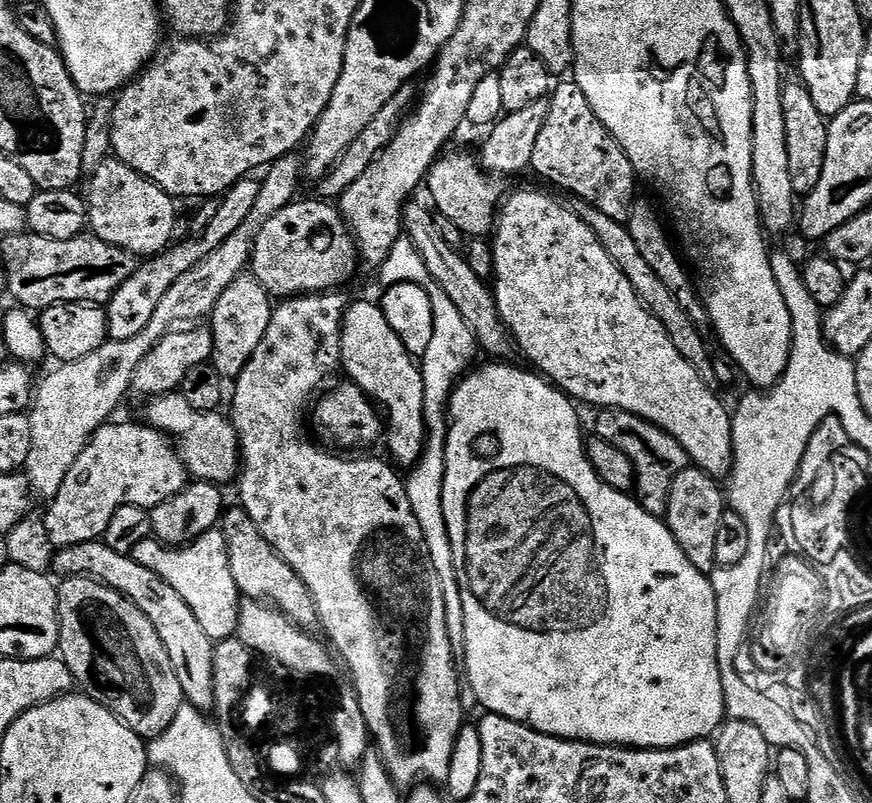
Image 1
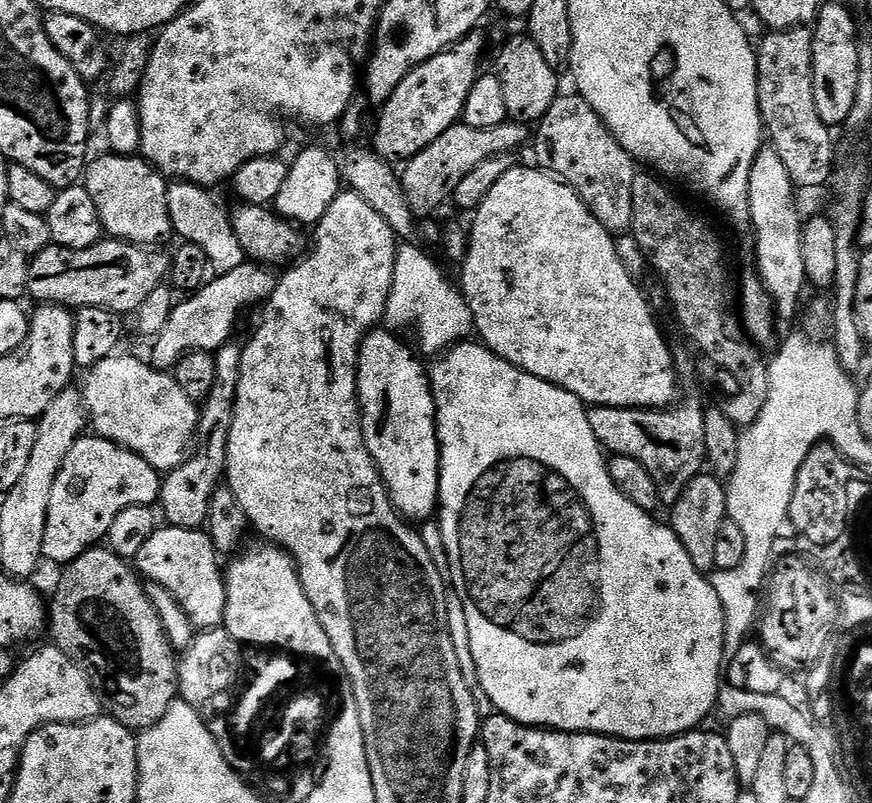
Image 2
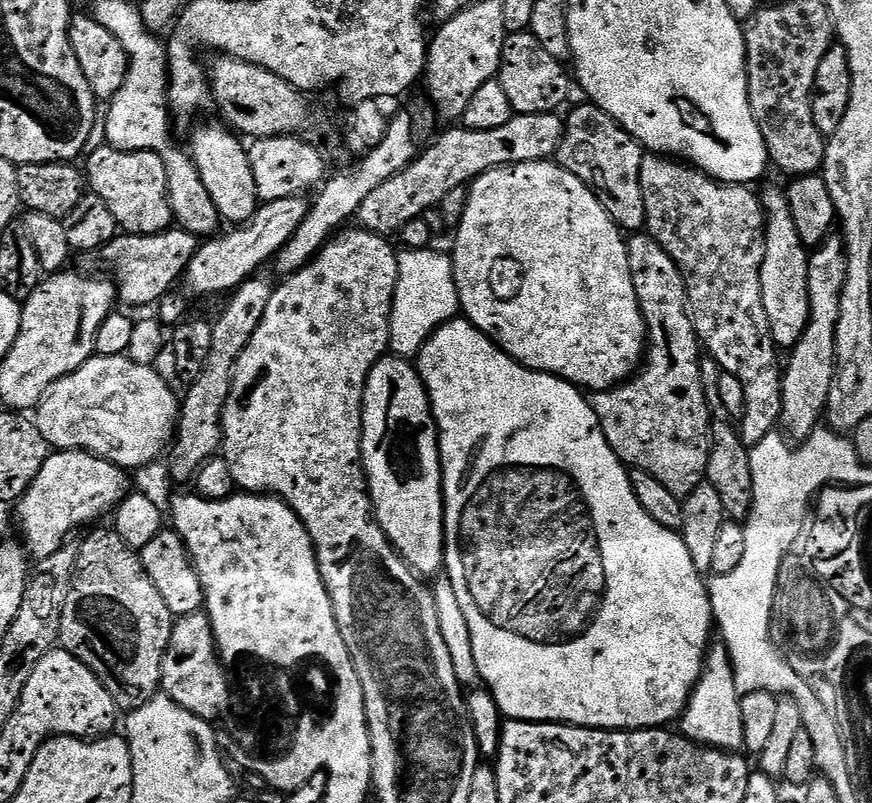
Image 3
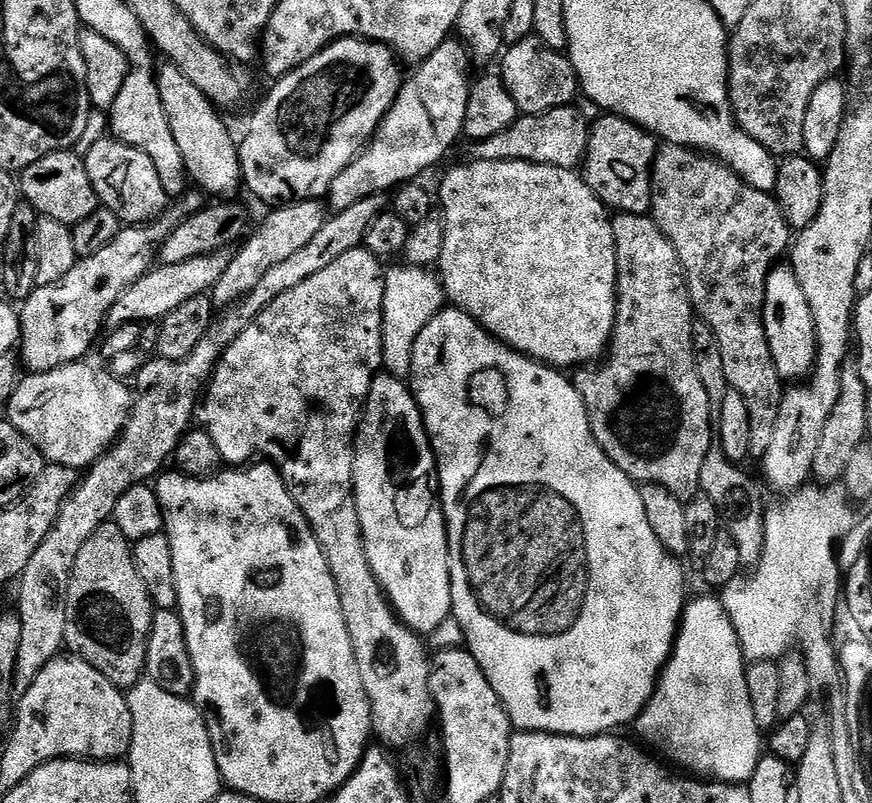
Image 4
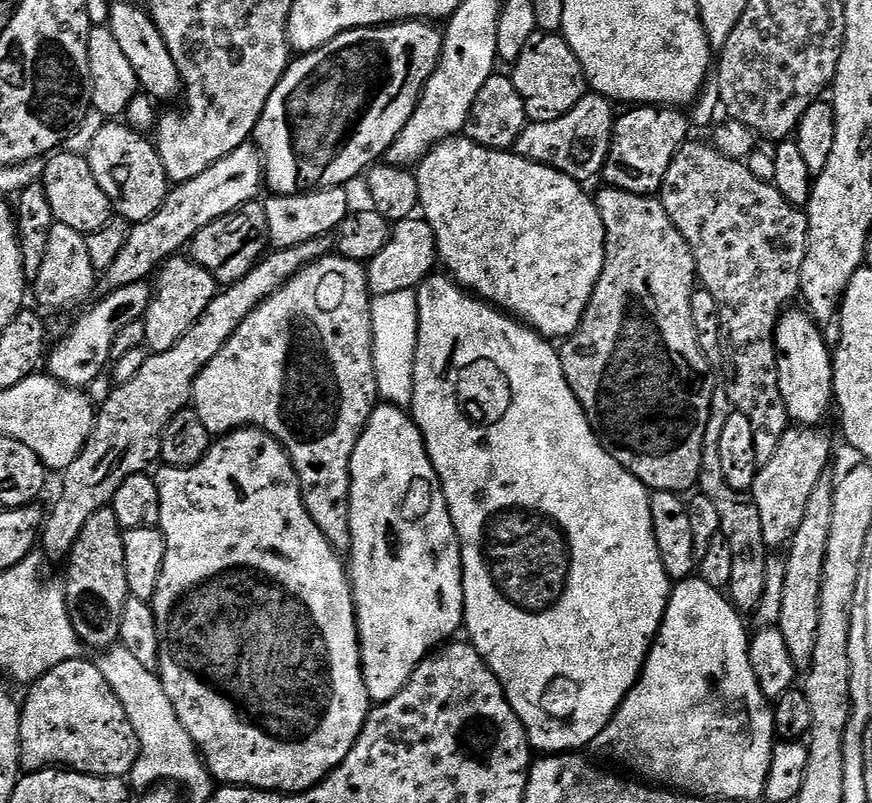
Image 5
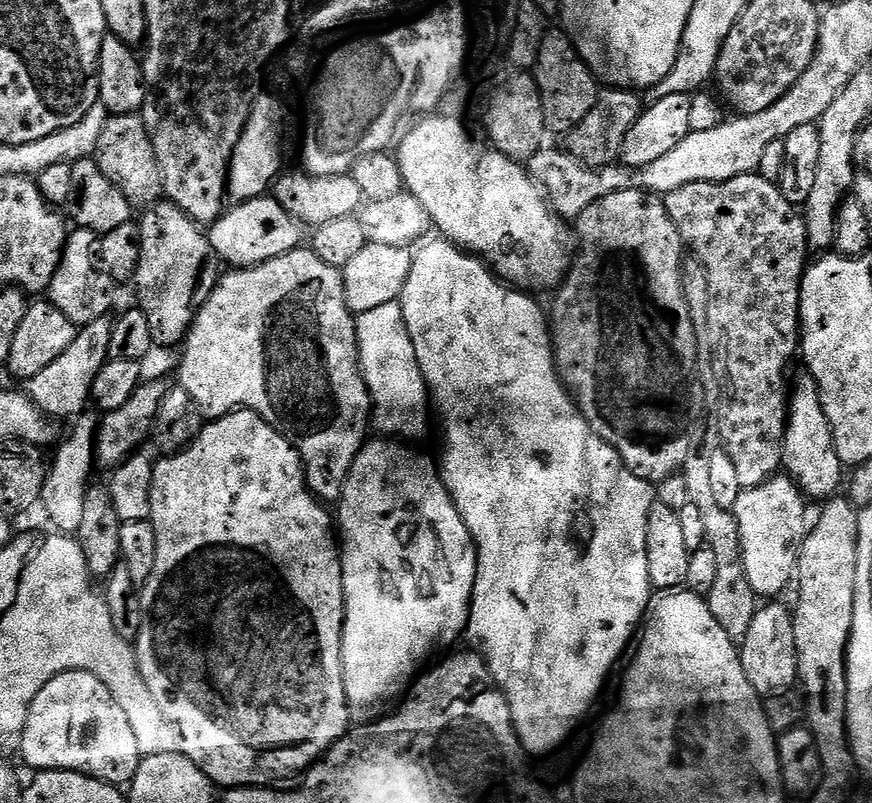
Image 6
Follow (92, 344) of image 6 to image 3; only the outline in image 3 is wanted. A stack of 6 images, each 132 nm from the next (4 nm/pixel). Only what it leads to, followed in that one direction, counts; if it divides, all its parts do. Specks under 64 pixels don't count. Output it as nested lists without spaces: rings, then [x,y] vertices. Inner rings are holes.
[[[303,195],[292,196],[289,200],[269,200],[261,203],[252,213],[249,223],[233,227],[232,232],[219,238],[208,238],[197,247],[194,258],[185,269],[182,280],[188,283],[189,293],[210,296],[218,292],[231,293],[244,280],[259,273],[264,263],[271,261],[277,252],[290,242],[294,230],[302,226],[308,216],[309,201]]]

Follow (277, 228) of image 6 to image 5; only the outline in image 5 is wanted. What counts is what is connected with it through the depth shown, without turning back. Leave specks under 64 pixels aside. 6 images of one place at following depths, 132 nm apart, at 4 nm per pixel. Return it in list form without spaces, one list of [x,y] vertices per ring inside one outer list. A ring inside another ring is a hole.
[[[253,202],[210,222],[210,226],[202,226],[202,230],[198,230],[192,239],[190,258],[205,268],[217,285],[227,286],[238,282],[238,278],[246,278],[246,274],[250,274],[252,267],[266,255],[269,248],[266,210],[263,203]]]

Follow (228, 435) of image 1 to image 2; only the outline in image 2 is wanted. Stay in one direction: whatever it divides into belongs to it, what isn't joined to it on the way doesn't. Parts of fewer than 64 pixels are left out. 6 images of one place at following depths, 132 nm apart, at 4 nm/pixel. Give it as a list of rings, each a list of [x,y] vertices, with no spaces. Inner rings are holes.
[[[120,355],[107,356],[87,373],[82,399],[91,431],[146,458],[157,472],[173,472],[188,459],[193,447],[196,424],[200,421],[198,405],[186,398],[175,375],[132,356]]]

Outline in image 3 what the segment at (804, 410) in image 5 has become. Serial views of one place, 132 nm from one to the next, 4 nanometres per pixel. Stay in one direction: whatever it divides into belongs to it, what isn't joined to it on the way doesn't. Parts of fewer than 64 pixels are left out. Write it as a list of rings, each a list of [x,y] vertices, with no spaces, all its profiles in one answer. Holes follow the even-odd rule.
[[[783,187],[768,188],[762,192],[766,217],[766,258],[762,262],[762,306],[766,306],[766,318],[770,318],[770,334],[777,349],[790,350],[802,338],[802,330],[808,325],[810,302],[808,301],[809,253],[800,243],[796,219],[790,214],[788,198]]]

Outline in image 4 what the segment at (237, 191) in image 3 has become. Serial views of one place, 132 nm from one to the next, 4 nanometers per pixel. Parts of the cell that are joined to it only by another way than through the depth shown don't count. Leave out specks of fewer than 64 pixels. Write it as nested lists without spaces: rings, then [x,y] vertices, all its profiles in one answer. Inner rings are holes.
[[[167,62],[161,65],[156,68],[158,94],[162,94],[162,107],[166,109],[166,118],[170,118],[174,142],[178,142],[178,150],[182,150],[182,162],[189,181],[209,197],[235,197],[232,195],[242,188],[237,137],[232,137],[231,130],[224,125],[220,117],[223,115],[216,105],[194,86],[194,82],[190,82],[190,78],[186,78],[186,74],[182,74],[182,70],[178,70],[178,66]]]

